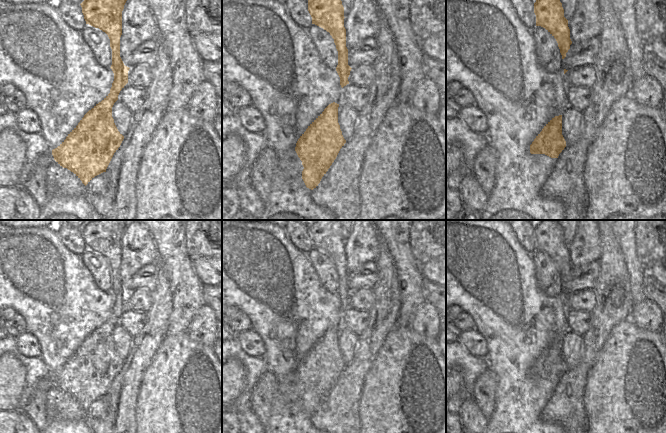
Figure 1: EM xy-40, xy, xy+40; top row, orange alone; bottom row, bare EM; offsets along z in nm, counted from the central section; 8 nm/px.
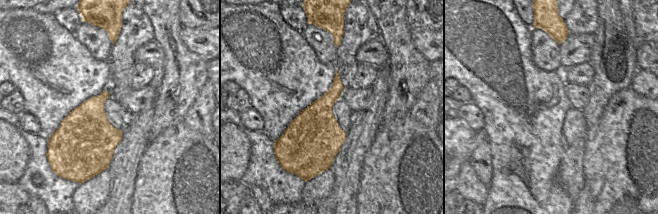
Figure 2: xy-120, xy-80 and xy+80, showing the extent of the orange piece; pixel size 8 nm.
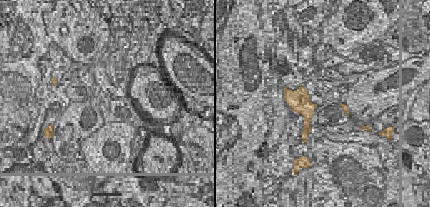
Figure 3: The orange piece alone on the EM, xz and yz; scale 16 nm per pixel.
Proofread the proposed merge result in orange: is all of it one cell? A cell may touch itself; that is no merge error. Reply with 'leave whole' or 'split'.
leave whole

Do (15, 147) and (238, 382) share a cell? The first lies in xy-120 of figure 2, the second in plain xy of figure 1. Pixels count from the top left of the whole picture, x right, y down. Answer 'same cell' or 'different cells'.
same cell

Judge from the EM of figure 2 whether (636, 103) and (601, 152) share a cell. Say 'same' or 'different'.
same

